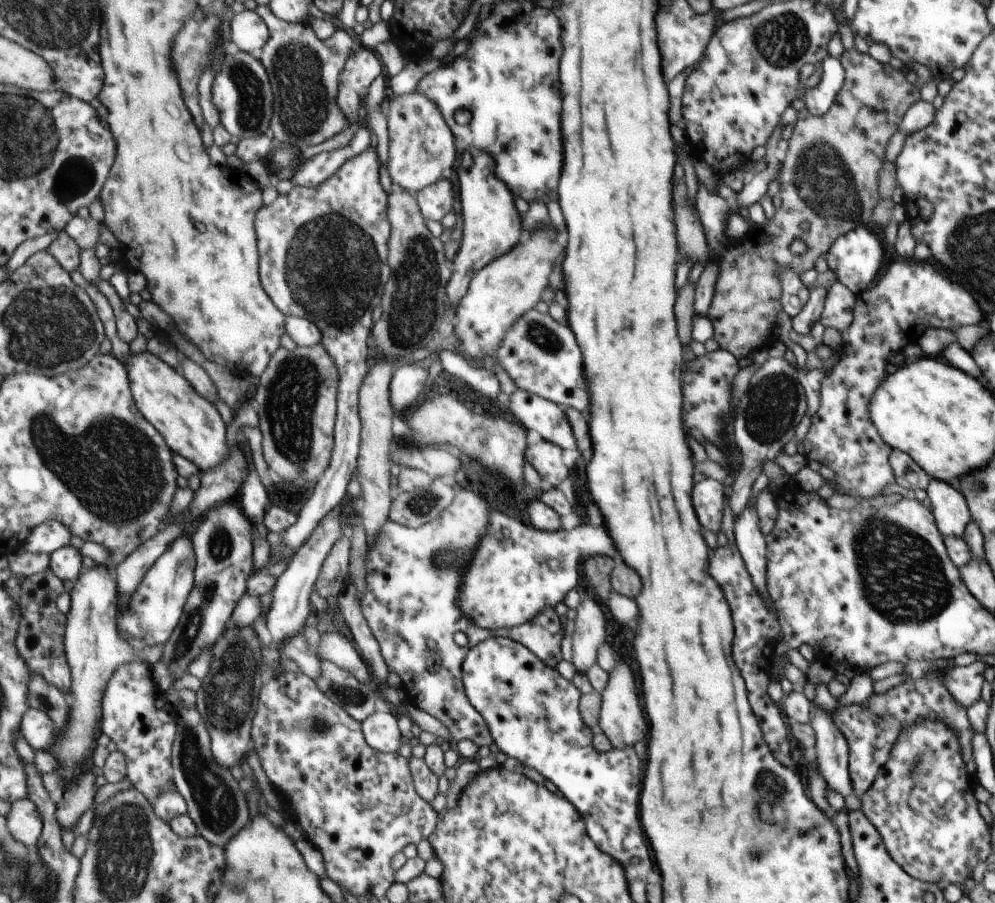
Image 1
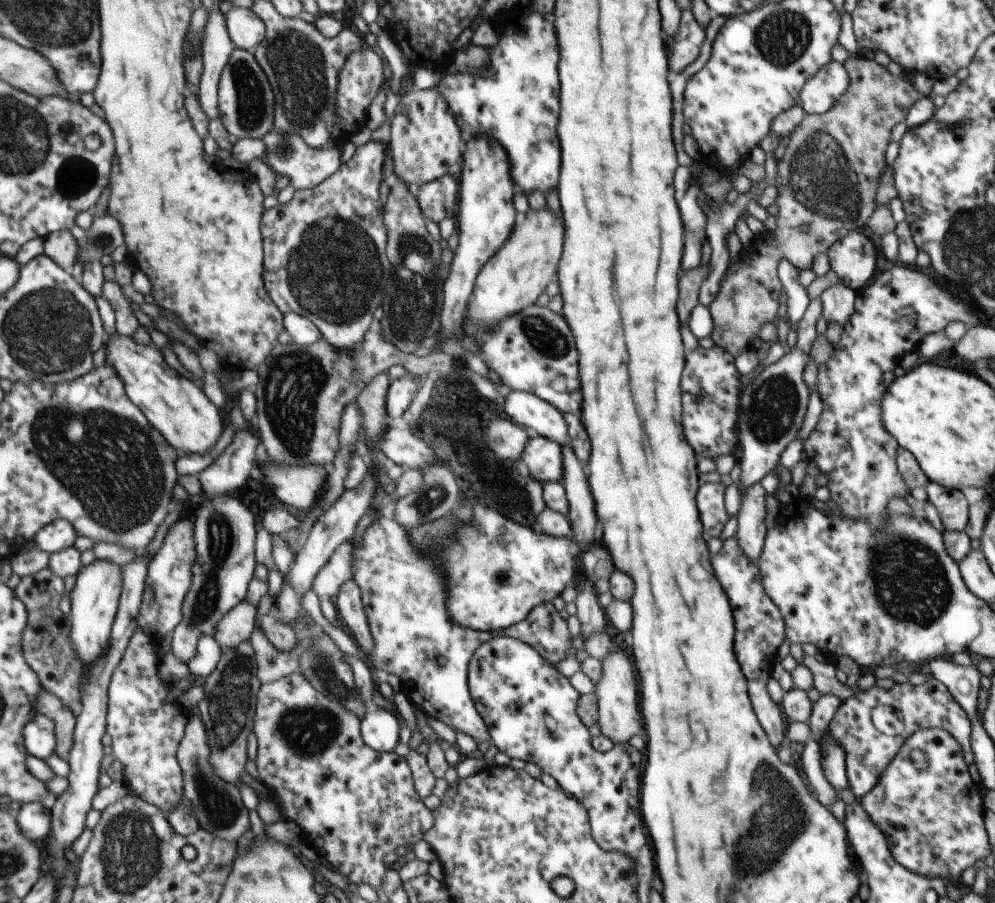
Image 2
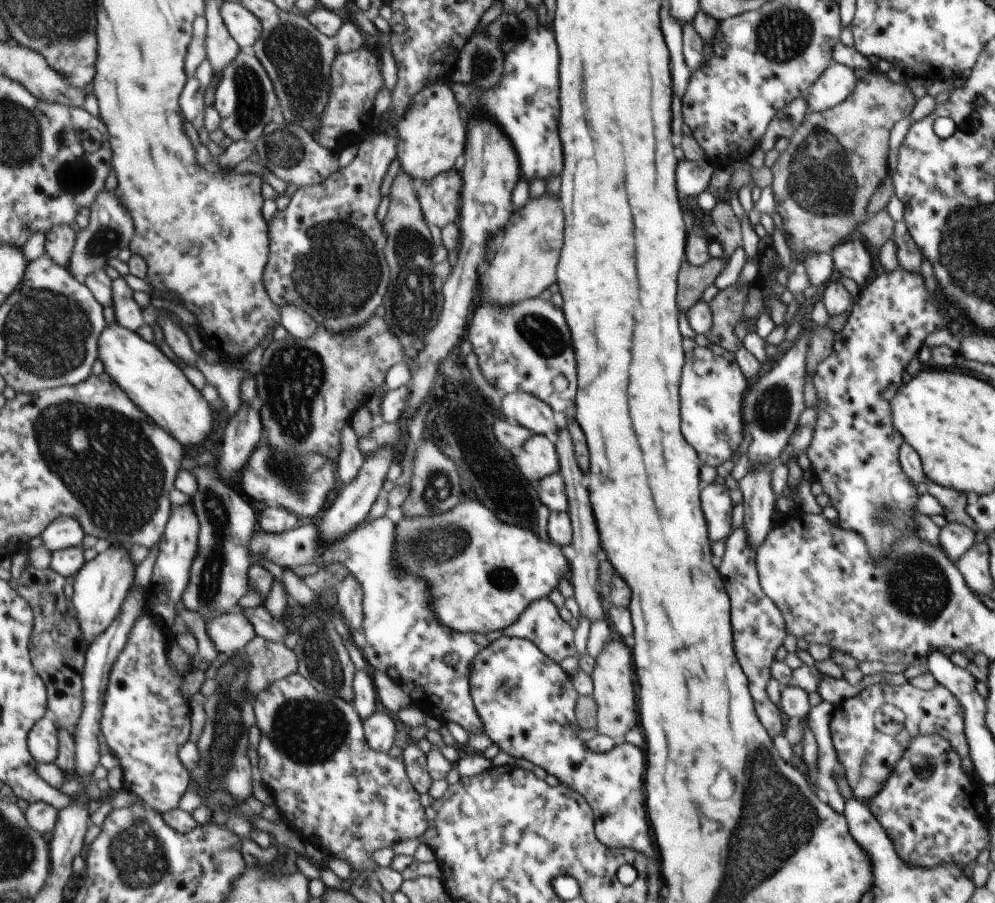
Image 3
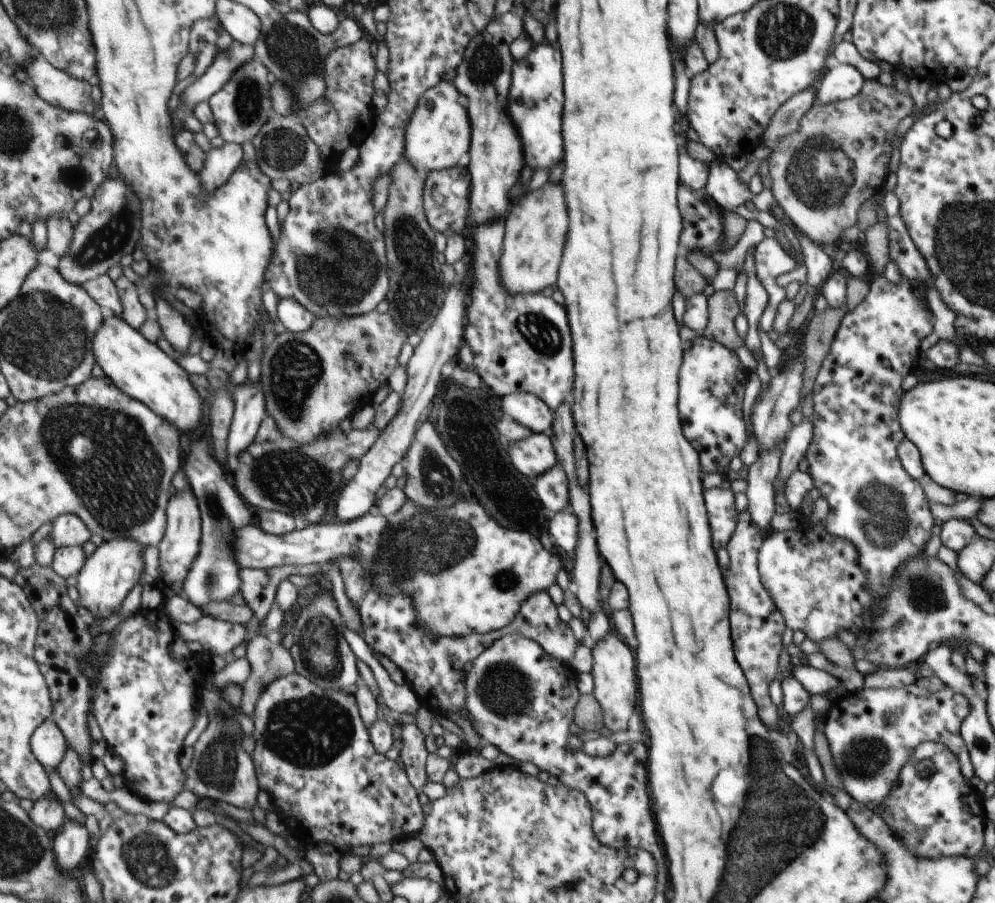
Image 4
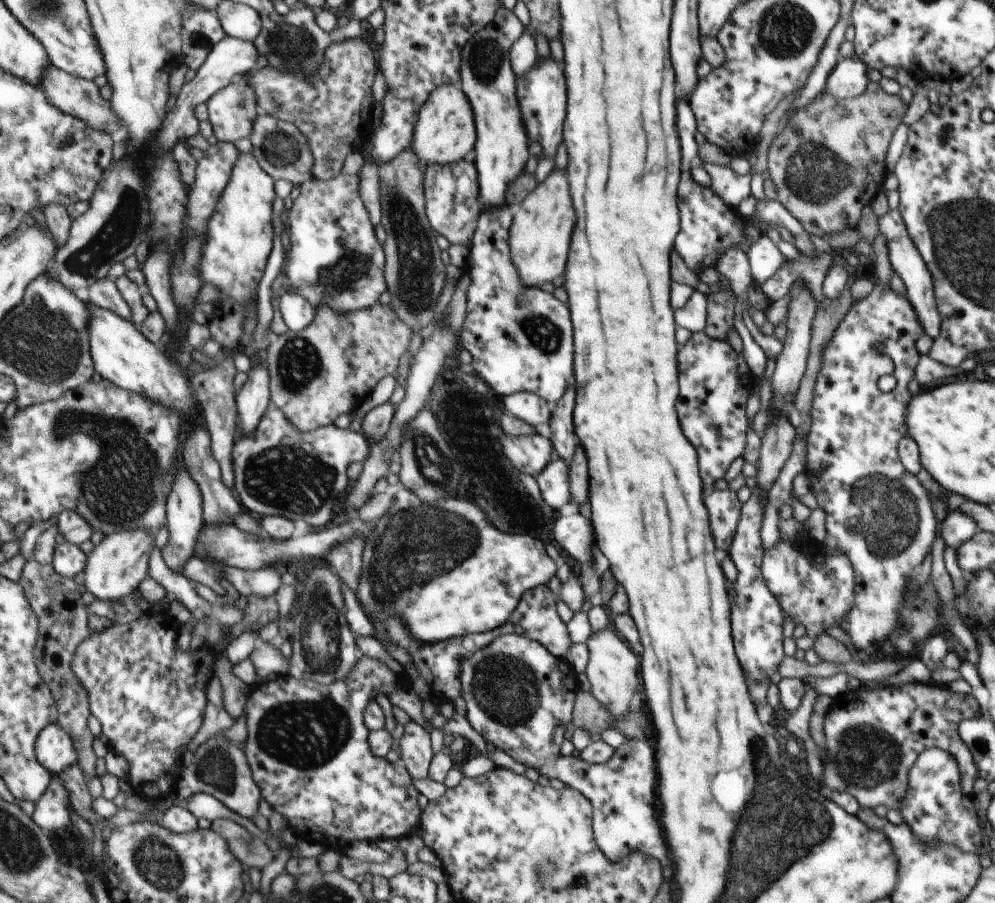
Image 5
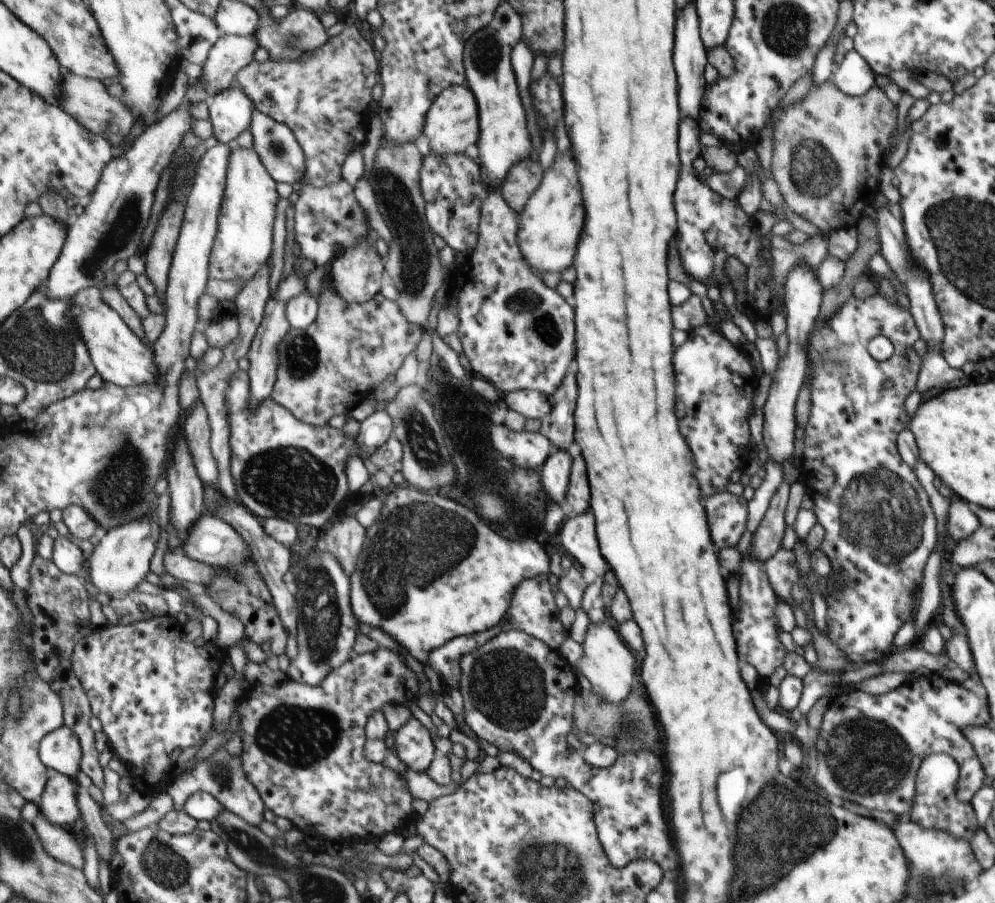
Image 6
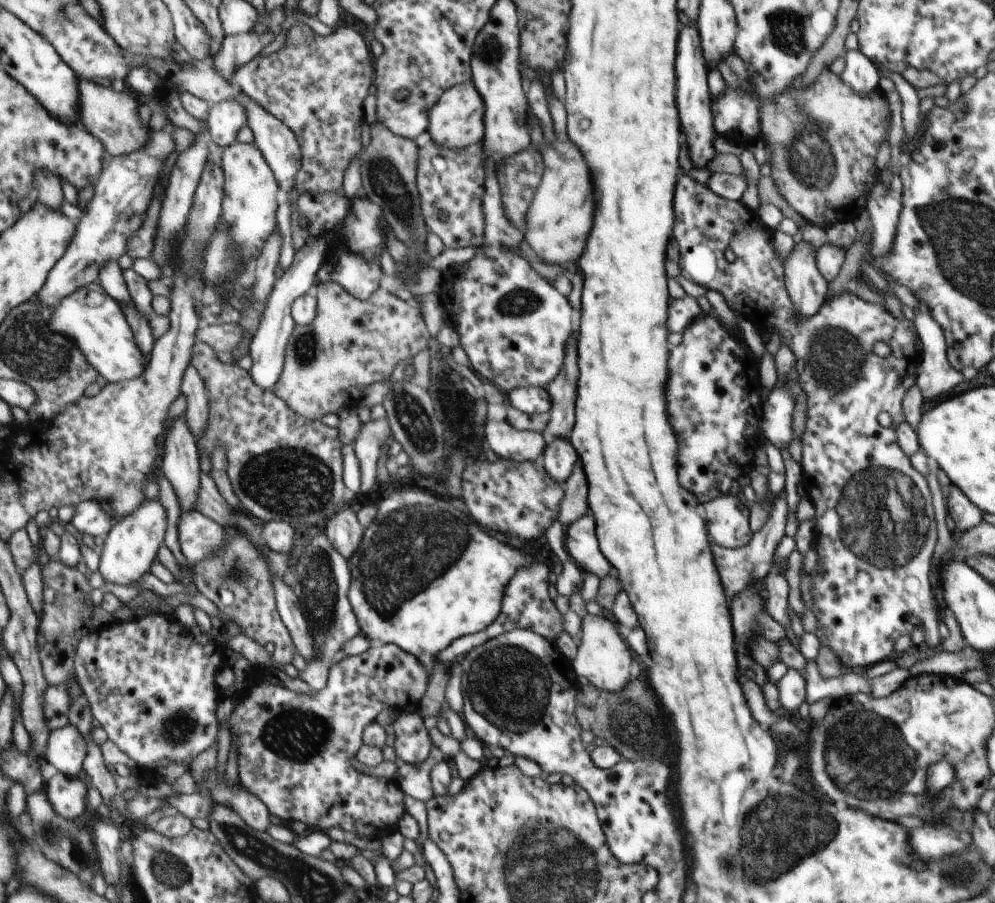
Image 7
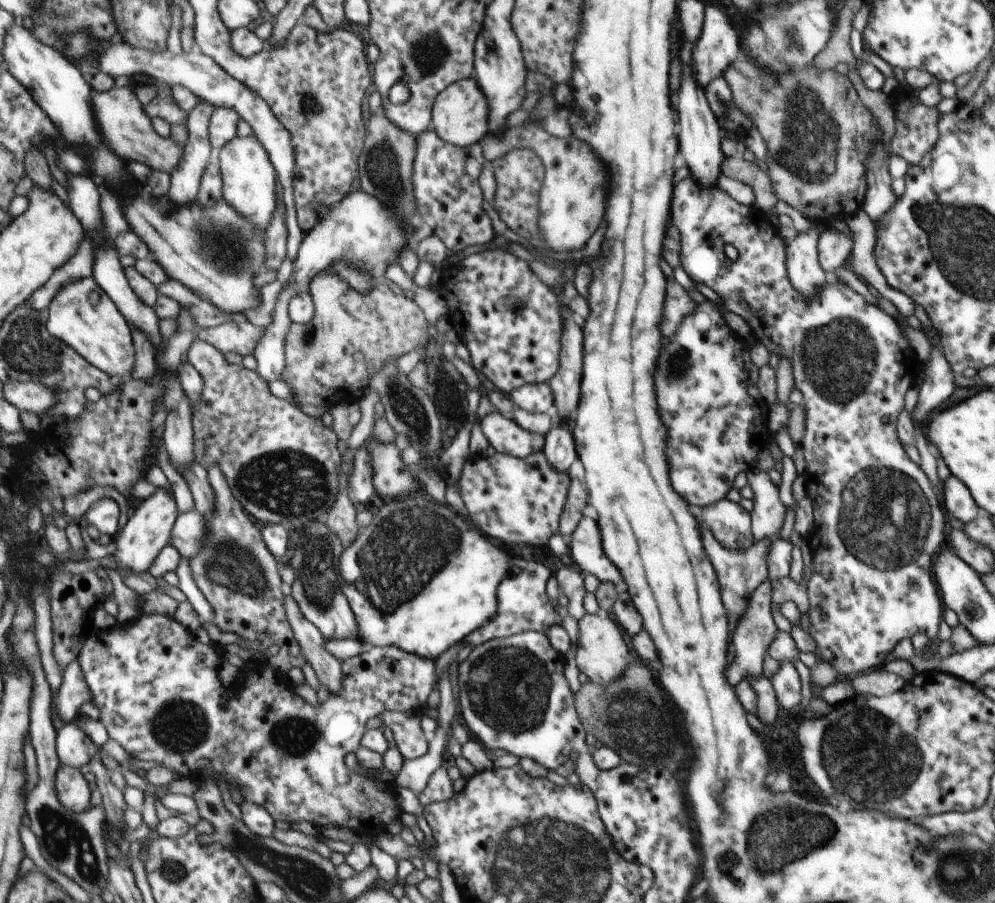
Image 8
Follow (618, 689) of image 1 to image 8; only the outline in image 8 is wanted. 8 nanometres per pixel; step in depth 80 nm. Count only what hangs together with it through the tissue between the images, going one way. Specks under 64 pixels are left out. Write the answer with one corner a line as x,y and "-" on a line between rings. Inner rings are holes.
604,613
585,614
577,621
579,636
575,646
575,664
579,673
583,674
588,681
595,682
599,686
607,685
620,677
627,666
627,646
625,646
625,635
619,633
617,626

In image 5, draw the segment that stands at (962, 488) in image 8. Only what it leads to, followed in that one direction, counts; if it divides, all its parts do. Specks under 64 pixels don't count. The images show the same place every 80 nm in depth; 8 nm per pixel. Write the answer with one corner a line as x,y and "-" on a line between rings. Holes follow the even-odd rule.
959,509
949,510
940,524
940,538
955,549
977,532
976,524

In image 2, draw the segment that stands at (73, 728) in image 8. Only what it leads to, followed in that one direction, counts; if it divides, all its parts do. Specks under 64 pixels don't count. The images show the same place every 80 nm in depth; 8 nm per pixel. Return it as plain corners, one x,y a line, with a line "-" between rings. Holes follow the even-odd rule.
35,714
35,718
23,730
28,754
40,760
53,756
58,748
56,724
43,714

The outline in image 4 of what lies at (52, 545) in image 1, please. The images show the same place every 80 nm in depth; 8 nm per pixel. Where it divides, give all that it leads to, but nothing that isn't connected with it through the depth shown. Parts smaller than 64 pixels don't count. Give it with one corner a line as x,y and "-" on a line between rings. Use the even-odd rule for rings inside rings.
75,514
59,516
46,531
56,548
82,547
92,535
91,530
87,528
87,524

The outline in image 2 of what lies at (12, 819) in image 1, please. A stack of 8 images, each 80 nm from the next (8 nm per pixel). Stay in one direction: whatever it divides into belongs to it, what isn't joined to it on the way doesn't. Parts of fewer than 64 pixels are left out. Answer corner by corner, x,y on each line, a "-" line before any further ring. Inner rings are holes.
40,801
23,803
17,813
17,822
25,838
43,843
52,833
51,807

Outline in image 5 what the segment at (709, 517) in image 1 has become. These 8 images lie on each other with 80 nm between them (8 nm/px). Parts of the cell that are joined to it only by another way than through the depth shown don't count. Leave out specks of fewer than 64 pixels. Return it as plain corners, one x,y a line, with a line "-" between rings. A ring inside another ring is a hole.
715,489
707,496
707,510
711,510
711,530
715,530
715,546
728,552
741,520
742,503
735,491

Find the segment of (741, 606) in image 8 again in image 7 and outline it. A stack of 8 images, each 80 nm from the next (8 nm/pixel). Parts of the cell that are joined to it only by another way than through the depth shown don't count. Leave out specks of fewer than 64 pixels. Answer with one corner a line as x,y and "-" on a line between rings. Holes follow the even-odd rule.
779,494
771,502
769,516
767,516
765,524
755,532
748,545
729,549
719,548
717,544
709,542
709,548
711,548
711,554
713,554
713,560
715,560
715,568
719,572
719,578
723,578
723,586
727,586
727,598
731,598
737,592
750,587
751,582
765,579
765,576
773,567
772,560
775,548
777,548
779,540
785,535
784,528
787,514
785,496
780,496

